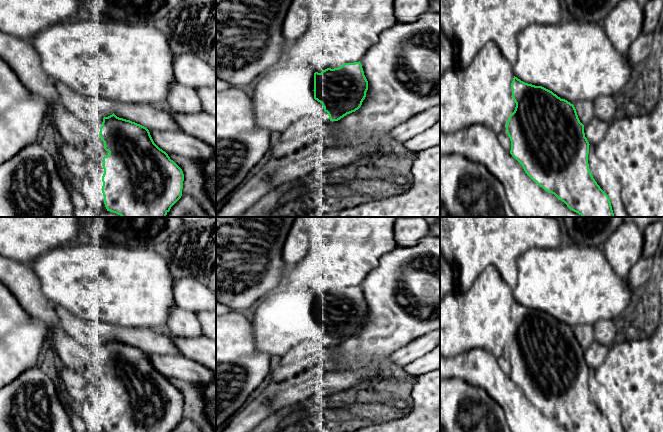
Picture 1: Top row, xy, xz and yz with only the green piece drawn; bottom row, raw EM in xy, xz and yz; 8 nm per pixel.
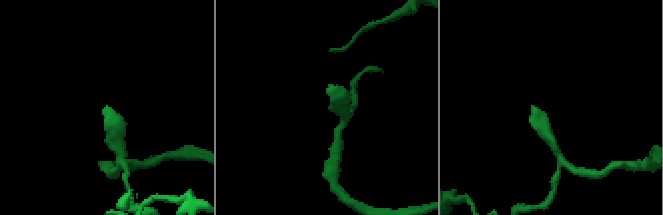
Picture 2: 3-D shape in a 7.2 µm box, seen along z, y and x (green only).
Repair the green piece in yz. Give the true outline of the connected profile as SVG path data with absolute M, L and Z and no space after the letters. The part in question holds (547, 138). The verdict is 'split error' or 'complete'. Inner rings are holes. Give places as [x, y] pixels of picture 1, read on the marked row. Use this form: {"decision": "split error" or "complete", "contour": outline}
{"decision": "complete", "contour": "M515 76L511 83L511 89L512 89L511 97L516 103L516 107L514 112L508 118L506 124L506 132L511 141L510 154L522 165L525 173L545 191L554 194L559 200L564 202L570 210L578 213L582 217L614 217L614 213L608 195L600 188L600 186L597 184L597 182L595 181L590 172L588 164L588 154L590 144L587 138L585 137L584 125L580 122L574 105L565 99L561 99L552 91L542 86L535 86L532 84L525 83Z"}

